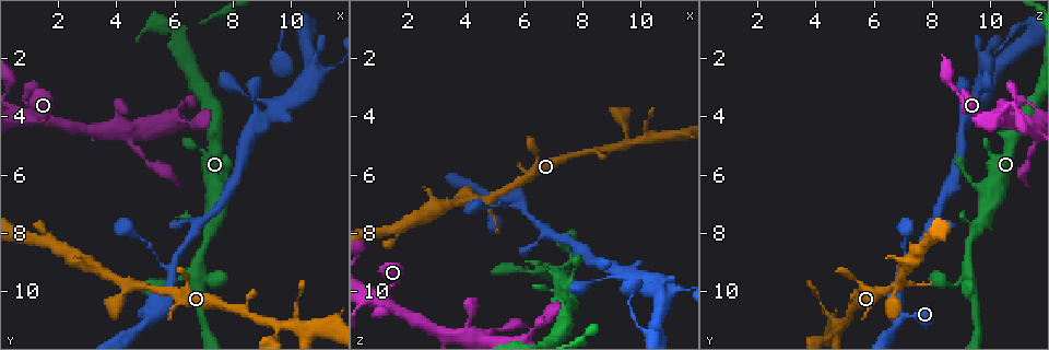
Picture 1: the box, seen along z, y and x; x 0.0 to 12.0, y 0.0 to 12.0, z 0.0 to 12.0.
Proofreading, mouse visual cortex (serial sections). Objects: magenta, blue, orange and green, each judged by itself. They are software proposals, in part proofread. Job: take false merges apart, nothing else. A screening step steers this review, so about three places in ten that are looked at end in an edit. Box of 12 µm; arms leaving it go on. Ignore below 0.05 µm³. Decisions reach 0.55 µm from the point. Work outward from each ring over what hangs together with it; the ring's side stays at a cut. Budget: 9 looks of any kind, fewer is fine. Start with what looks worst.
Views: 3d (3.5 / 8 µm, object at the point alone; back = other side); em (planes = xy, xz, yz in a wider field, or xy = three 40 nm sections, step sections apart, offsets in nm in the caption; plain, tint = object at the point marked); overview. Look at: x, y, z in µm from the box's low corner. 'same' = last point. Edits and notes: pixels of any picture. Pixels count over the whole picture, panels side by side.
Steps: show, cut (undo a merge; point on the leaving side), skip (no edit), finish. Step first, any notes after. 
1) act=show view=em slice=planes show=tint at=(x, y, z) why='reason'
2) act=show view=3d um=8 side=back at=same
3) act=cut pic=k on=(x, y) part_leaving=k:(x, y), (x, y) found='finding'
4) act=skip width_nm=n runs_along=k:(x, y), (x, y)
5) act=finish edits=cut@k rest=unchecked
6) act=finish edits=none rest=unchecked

act=show view=3d um=3.5 at=(6.7, 9.3, 9.2) why='thick turns thin'

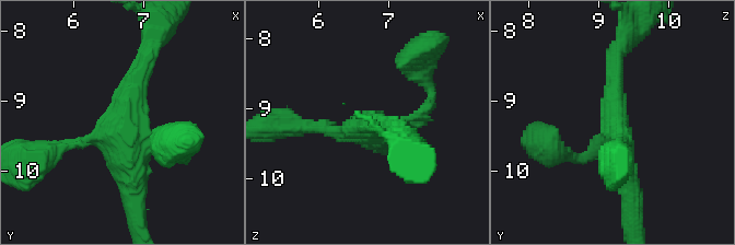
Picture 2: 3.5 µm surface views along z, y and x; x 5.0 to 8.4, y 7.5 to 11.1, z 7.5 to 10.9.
act=show view=em slice=xy step=2 show=tint at=(6.80, 9.40, 9.20) arms=4 arm_widths_nm=150,150,250,350

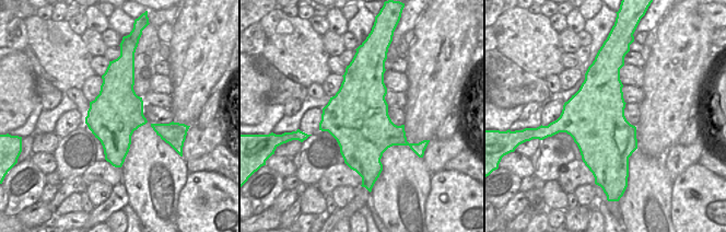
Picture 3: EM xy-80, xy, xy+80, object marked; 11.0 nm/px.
act=skip runs_along=2:(616, 57), (614, 131), (630, 198) found='all the same cell'

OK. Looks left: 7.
act=show view=3d um=3.5 at=(4.1, 3.8, 11.0) why='sharp bend'

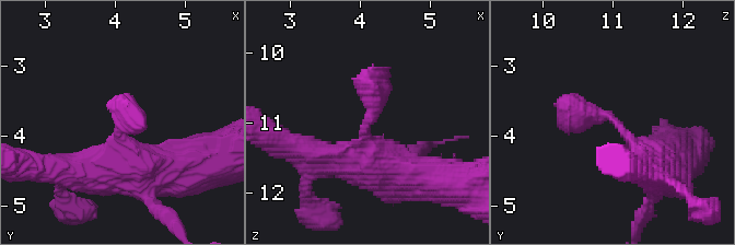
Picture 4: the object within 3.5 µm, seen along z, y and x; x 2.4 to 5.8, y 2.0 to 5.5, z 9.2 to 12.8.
act=show view=em slice=planes show=tint at=(4.10, 3.80, 11.05) why='shape alone is not enough'

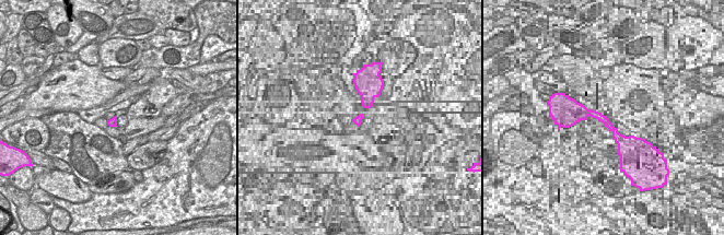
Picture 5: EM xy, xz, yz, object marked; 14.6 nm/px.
act=skip runs_along=4:(658, 174), (610, 116), (558, 127) found='all the same cell'

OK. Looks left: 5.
act=show view=3d um=8 side=back at=(4.9, 11.1, 6.7)

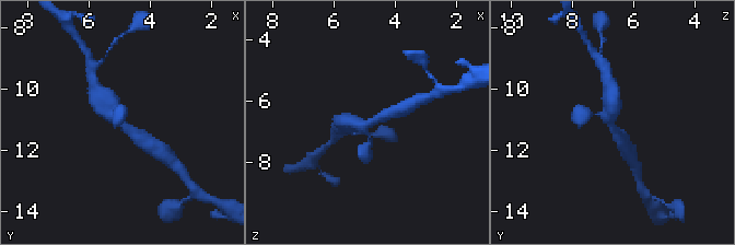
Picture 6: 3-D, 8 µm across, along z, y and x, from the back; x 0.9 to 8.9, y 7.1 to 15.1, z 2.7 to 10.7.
act=show view=3d um=3.5 at=(4.9, 11.2, 6.8) why='closer look'

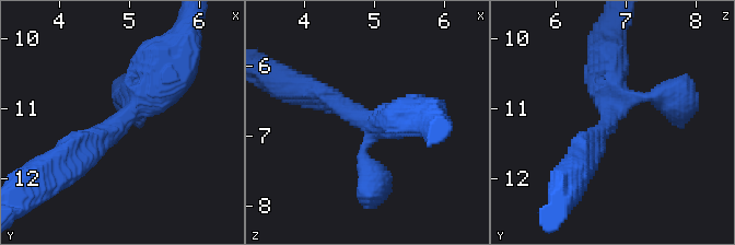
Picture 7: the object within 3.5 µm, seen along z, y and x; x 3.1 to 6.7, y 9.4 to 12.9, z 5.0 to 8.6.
act=show view=em slice=planes show=tint at=(4.90, 11.15, 6.75) why='shape alone is not enough'

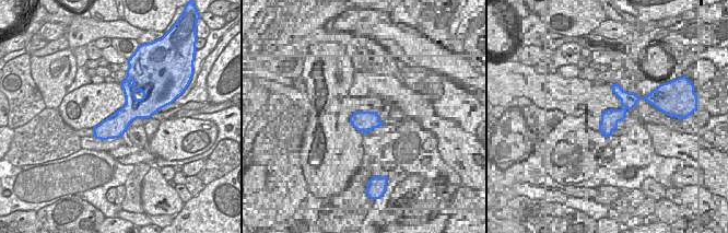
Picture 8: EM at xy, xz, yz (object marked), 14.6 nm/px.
act=skip runs_along=7:(661, 95), (625, 95), (585, 163) found='one cell here'

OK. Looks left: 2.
act=show view=3d um=3.5 at=(11.0, 2.5, 9.9) why='a narrow waist'

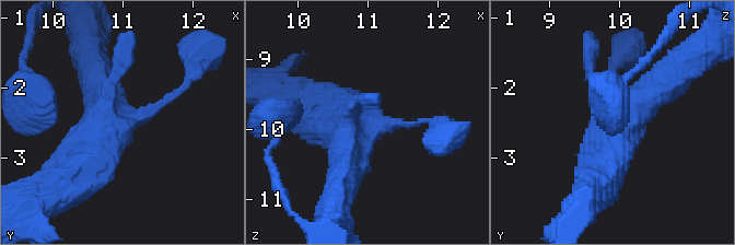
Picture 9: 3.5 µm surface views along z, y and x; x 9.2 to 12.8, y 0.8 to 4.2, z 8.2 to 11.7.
act=skip runs_along=9:(604, 177), (615, 133), (679, 70) found='continuous, no second cell'

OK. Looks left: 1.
act=finish edits=none rest=unchecked

